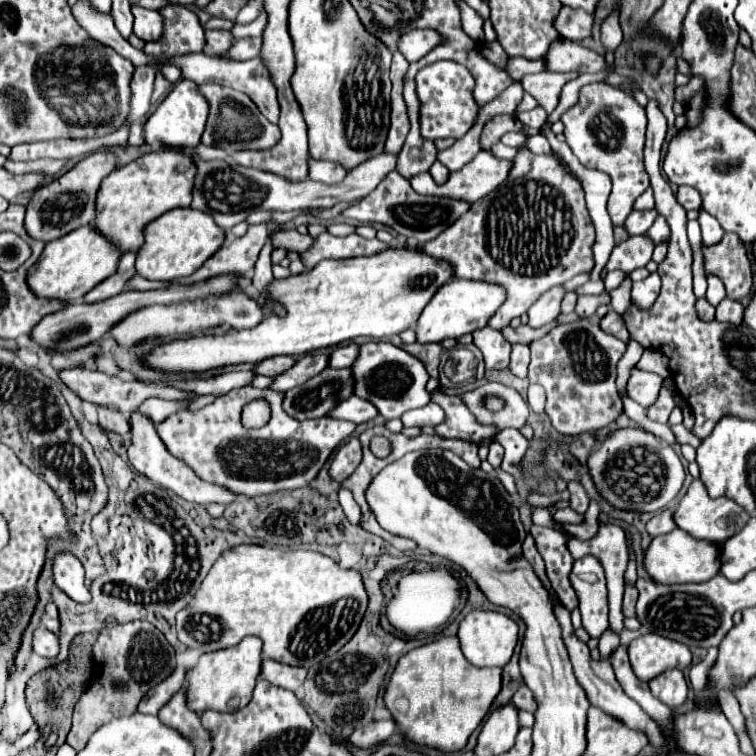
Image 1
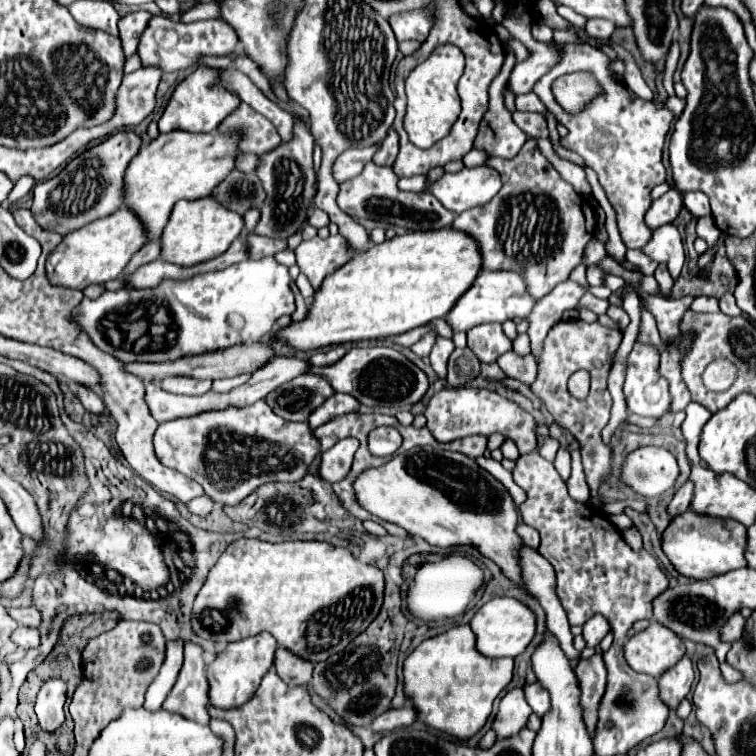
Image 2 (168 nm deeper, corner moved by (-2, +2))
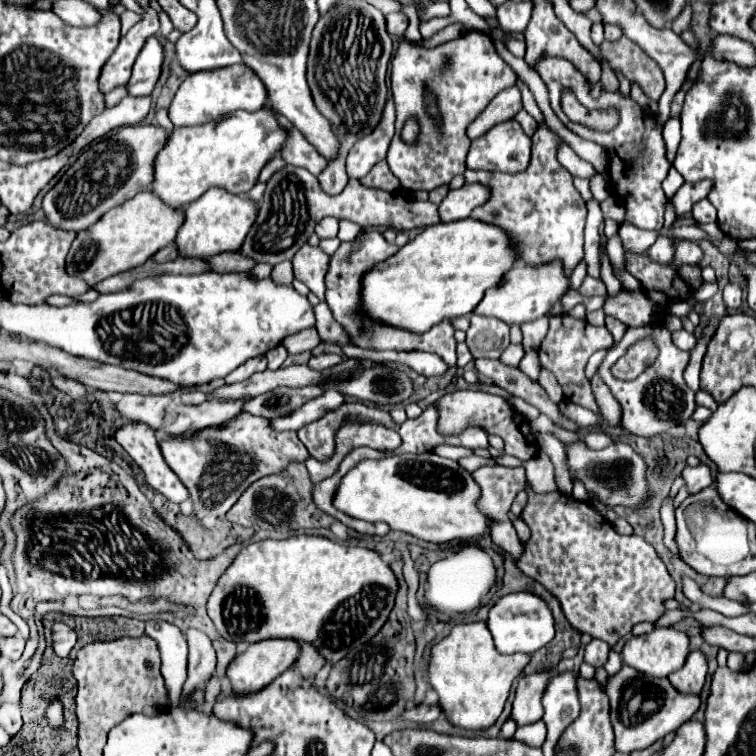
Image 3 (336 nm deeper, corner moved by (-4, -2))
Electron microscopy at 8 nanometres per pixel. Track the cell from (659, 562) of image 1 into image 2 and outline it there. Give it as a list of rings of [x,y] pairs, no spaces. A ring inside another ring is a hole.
[[[688,510],[688,512],[682,512],[676,518],[672,518],[672,522],[668,524],[668,528],[662,534],[662,548],[664,548],[666,556],[670,558],[670,562],[676,566],[676,570],[680,574],[684,574],[688,578],[694,578],[694,580],[712,578],[712,576],[730,572],[734,568],[746,566],[746,558],[744,558],[746,528],[736,520],[726,520],[724,522],[724,520],[718,520],[718,518],[702,516],[702,514],[696,514],[696,512]],[[706,524],[712,524],[710,530],[704,528]],[[716,526],[718,526],[718,534],[712,532],[712,528],[716,528]]]

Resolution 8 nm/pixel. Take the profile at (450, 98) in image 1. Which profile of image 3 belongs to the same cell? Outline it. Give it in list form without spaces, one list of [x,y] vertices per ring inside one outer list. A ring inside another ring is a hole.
[[[410,116],[402,128],[402,140],[406,144],[416,144],[418,138],[420,138],[420,124],[418,124],[416,116]]]

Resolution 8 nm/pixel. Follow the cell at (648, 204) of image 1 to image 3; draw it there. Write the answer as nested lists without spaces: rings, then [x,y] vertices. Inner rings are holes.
[[[670,168],[666,180],[662,182],[662,190],[664,190],[664,194],[666,194],[668,198],[672,198],[682,184],[684,184],[684,178],[680,176],[680,172],[676,172],[676,168]]]

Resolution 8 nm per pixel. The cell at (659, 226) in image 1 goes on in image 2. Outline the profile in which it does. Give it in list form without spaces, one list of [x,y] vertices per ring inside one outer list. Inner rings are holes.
[[[674,224],[656,228],[652,240],[642,248],[642,252],[654,262],[668,264],[668,272],[674,280],[680,276],[680,270],[684,266],[684,246]]]

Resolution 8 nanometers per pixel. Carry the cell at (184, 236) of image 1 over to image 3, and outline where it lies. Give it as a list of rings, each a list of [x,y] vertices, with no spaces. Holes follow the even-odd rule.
[[[222,188],[208,190],[200,200],[192,202],[184,210],[184,224],[180,226],[176,236],[178,254],[192,258],[210,258],[226,250],[238,250],[244,244],[244,238],[254,224],[256,214],[258,210],[248,198],[224,192]]]

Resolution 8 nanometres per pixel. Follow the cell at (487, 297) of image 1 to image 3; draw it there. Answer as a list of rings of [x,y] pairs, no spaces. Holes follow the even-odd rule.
[[[552,262],[552,264],[544,264],[544,266],[536,266],[536,268],[516,264],[512,270],[508,270],[504,274],[502,284],[498,284],[496,288],[490,288],[484,294],[484,298],[476,306],[474,314],[498,318],[510,326],[512,324],[524,324],[524,322],[530,322],[530,320],[536,320],[536,318],[548,314],[552,304],[566,290],[568,290],[568,278],[564,276],[560,262]]]

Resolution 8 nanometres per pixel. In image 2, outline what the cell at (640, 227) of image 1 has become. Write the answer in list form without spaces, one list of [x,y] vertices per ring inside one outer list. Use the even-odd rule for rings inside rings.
[[[672,188],[672,190],[668,190],[662,198],[654,200],[652,206],[650,206],[650,210],[646,212],[646,224],[648,224],[652,230],[656,230],[656,228],[662,226],[662,224],[674,222],[676,216],[680,214],[682,206],[684,206],[682,196],[684,196],[682,192],[678,192],[676,188]]]

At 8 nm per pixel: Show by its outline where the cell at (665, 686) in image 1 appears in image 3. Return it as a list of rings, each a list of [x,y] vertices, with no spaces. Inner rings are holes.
[[[694,650],[688,654],[686,664],[672,672],[668,676],[668,680],[672,682],[672,686],[680,692],[680,694],[698,694],[704,686],[704,678],[706,678],[708,666],[706,666],[706,658],[702,652]]]

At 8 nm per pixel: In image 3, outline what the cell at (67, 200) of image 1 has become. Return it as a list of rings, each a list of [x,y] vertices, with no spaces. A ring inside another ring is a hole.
[[[124,126],[114,136],[88,146],[78,160],[62,174],[52,190],[42,200],[46,222],[60,230],[80,232],[96,224],[110,208],[132,200],[152,184],[152,160],[164,146],[168,132],[160,126]]]

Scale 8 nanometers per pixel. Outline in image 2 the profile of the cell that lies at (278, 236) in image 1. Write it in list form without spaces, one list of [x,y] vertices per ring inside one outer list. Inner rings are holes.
[[[248,234],[248,240],[250,240],[250,258],[254,260],[260,260],[264,256],[274,256],[276,252],[286,248],[286,240],[272,240],[254,234]]]

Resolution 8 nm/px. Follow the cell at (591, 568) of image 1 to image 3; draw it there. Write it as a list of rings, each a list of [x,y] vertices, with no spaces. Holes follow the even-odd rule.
[[[592,638],[592,640],[590,640],[590,644],[586,646],[584,660],[586,660],[588,664],[592,664],[594,668],[604,666],[604,662],[606,662],[606,658],[608,658],[608,650],[610,650],[610,646],[608,646],[604,640]]]

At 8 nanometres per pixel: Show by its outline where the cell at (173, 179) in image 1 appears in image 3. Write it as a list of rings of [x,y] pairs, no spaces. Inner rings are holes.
[[[266,108],[258,112],[238,110],[198,128],[174,128],[164,148],[156,154],[150,192],[156,192],[174,210],[196,202],[210,188],[224,188],[232,194],[248,192],[256,184],[262,166],[280,150],[284,140],[286,132],[278,128],[274,114]]]

